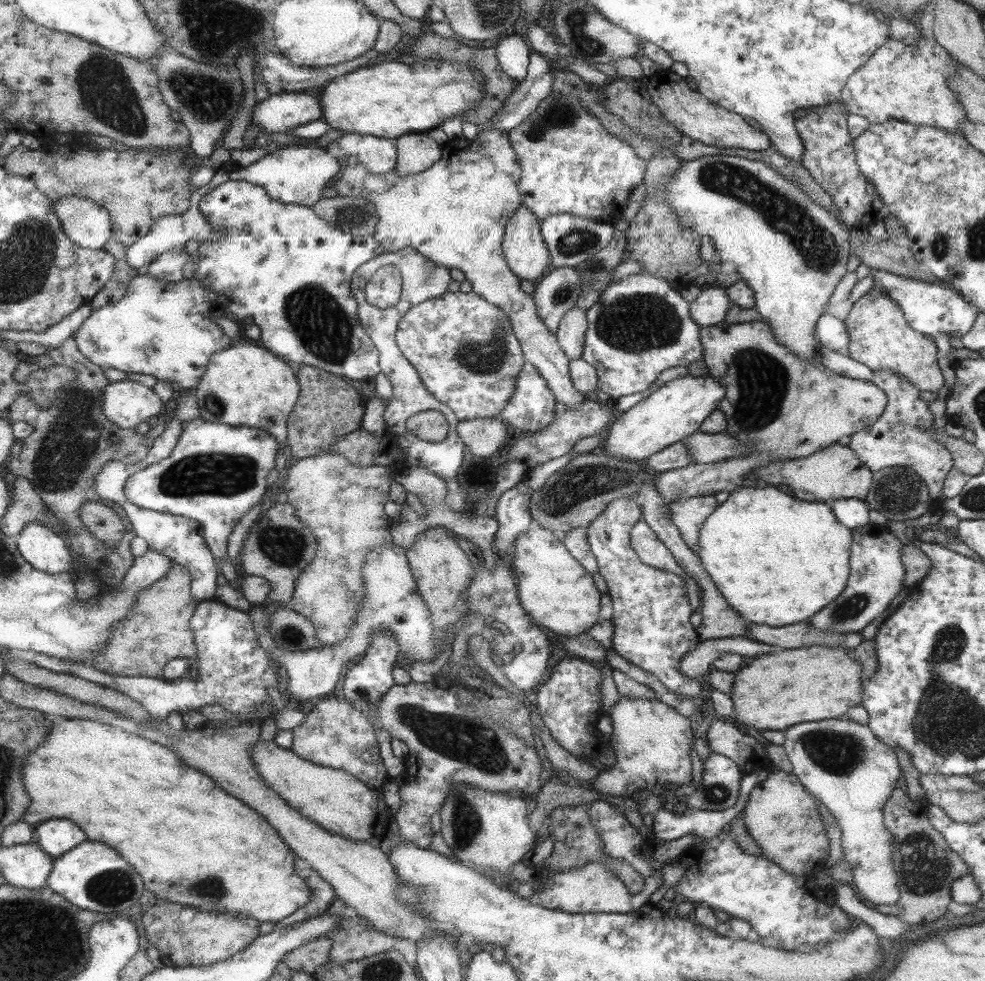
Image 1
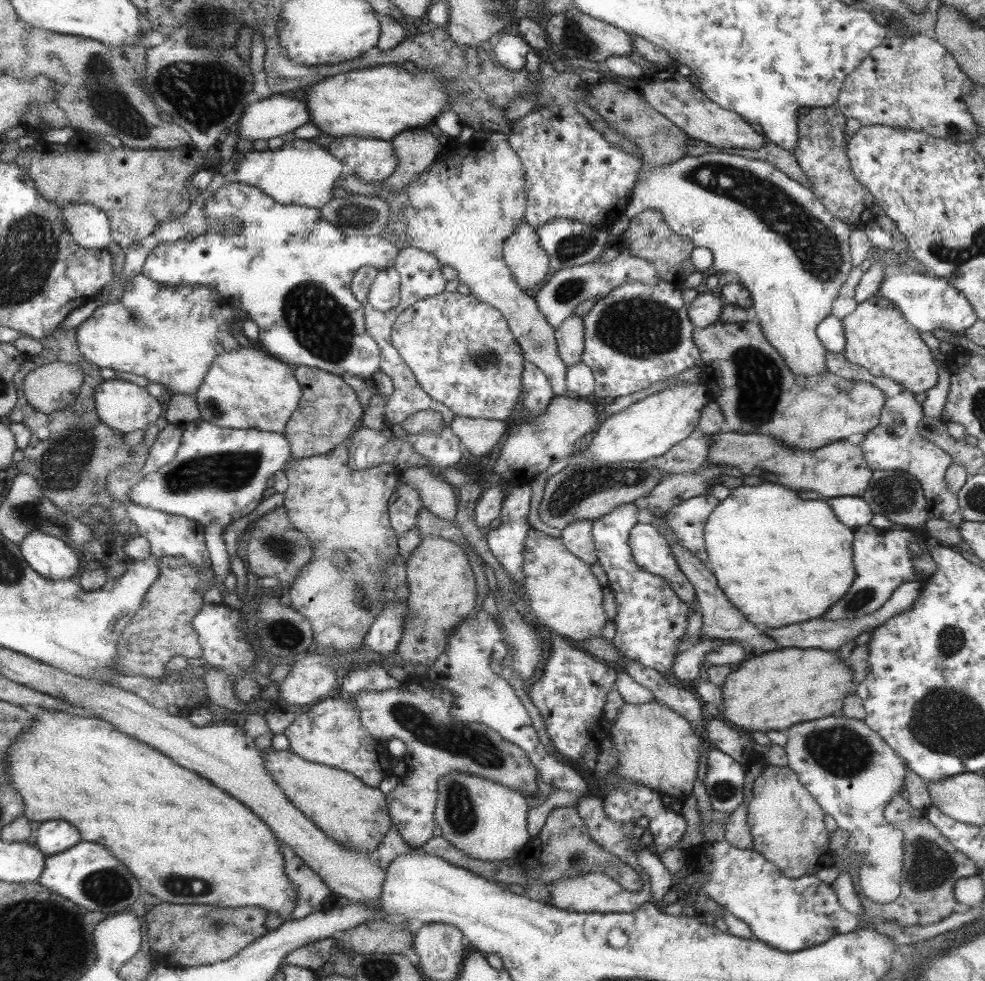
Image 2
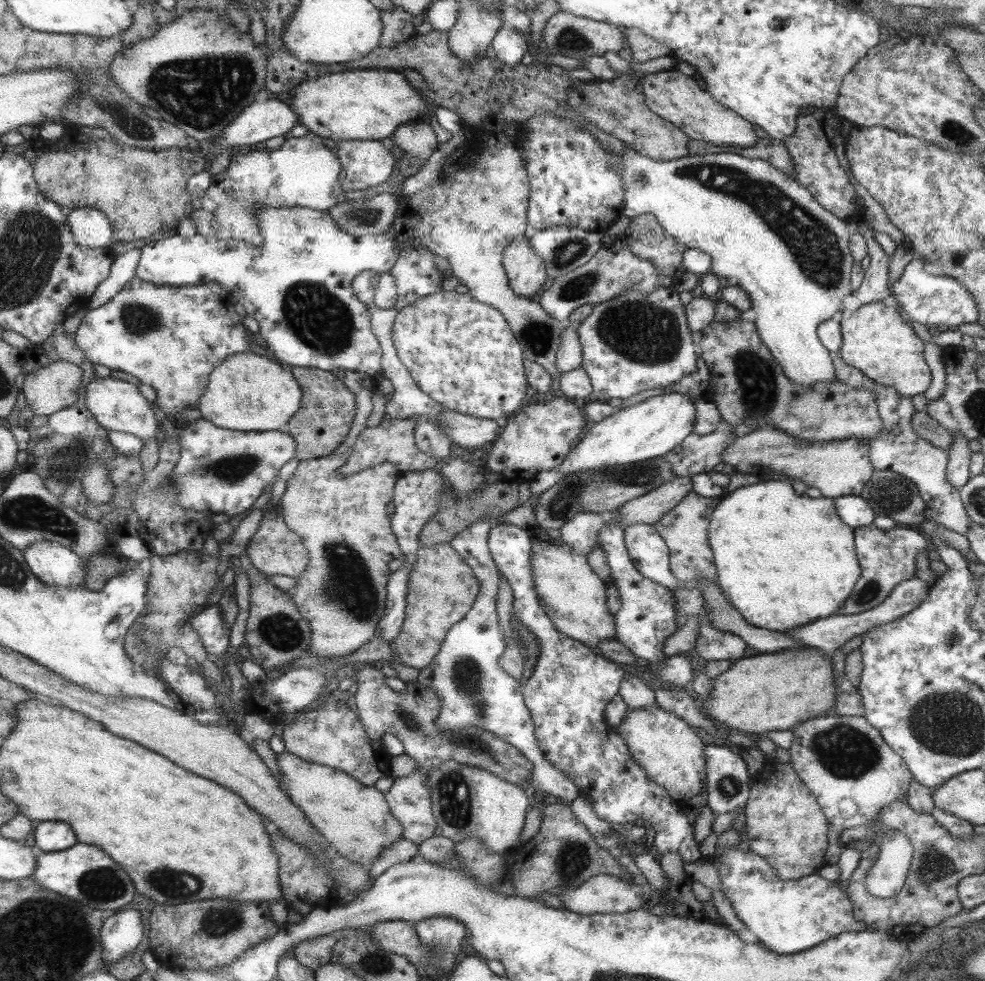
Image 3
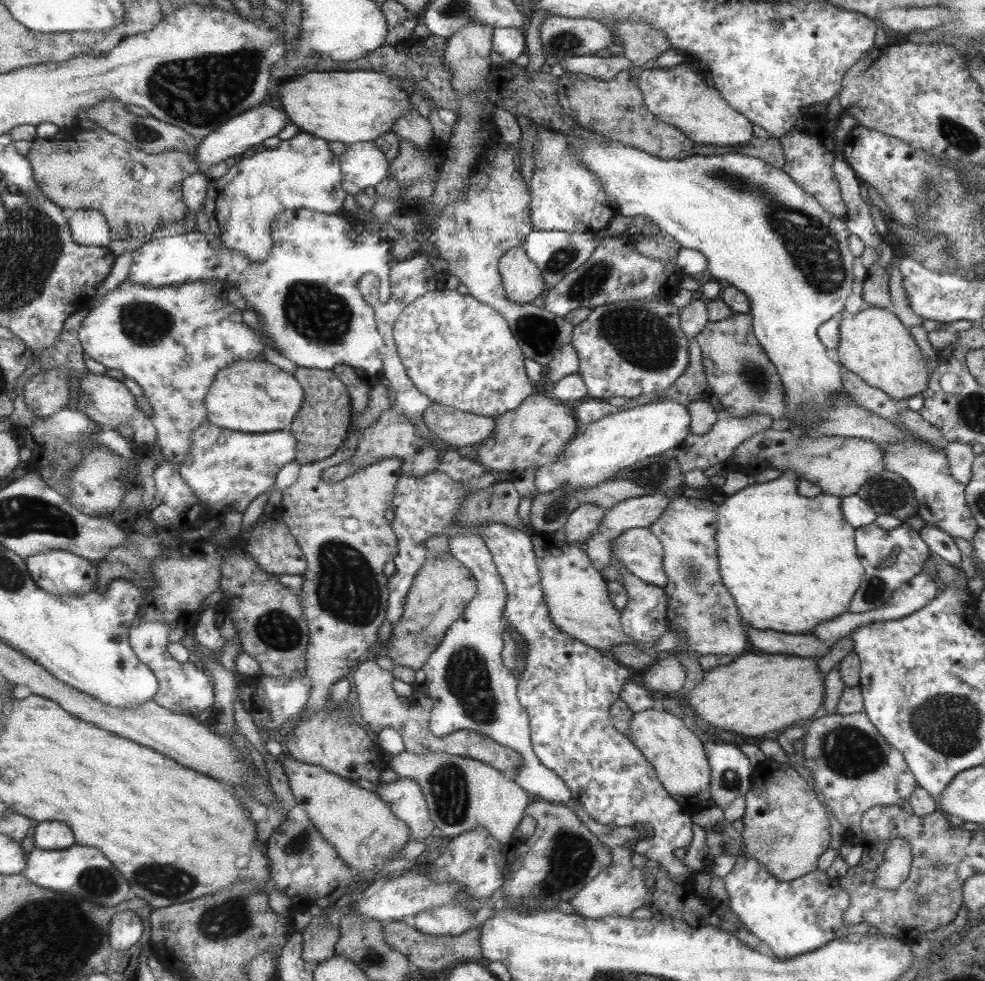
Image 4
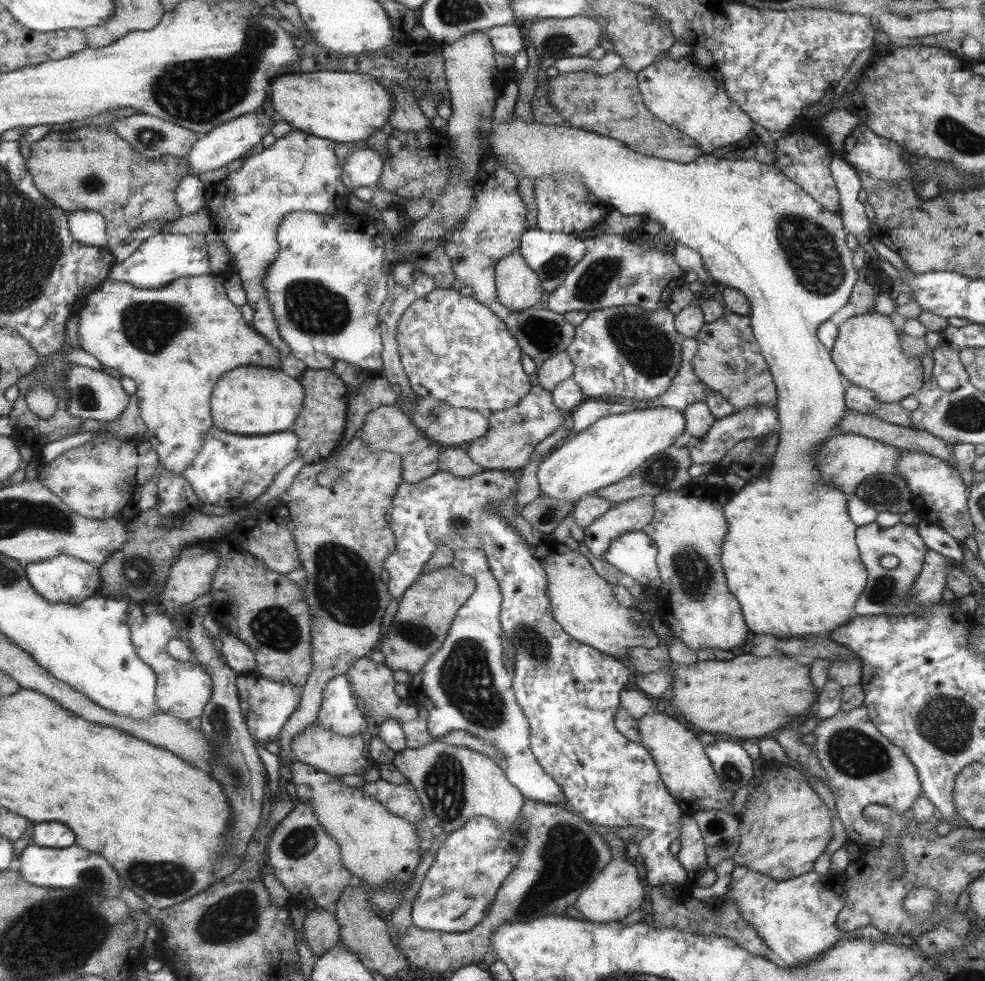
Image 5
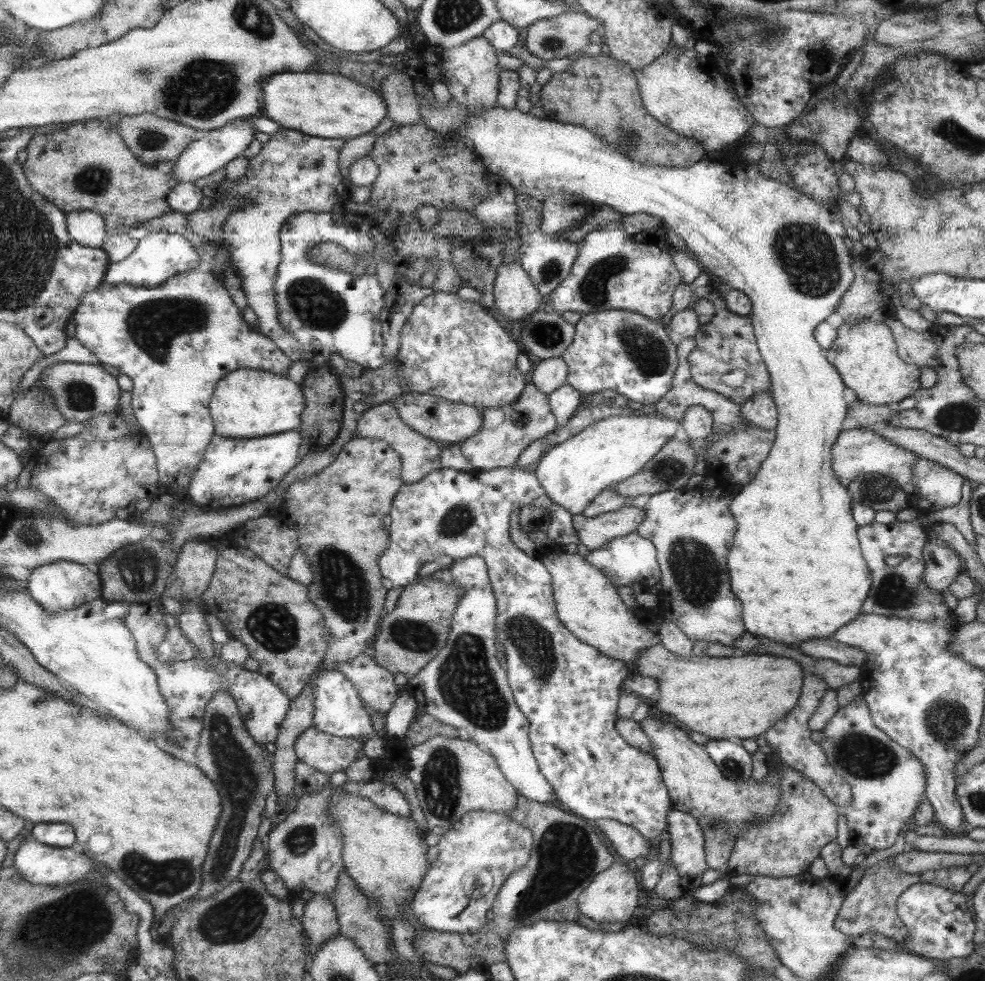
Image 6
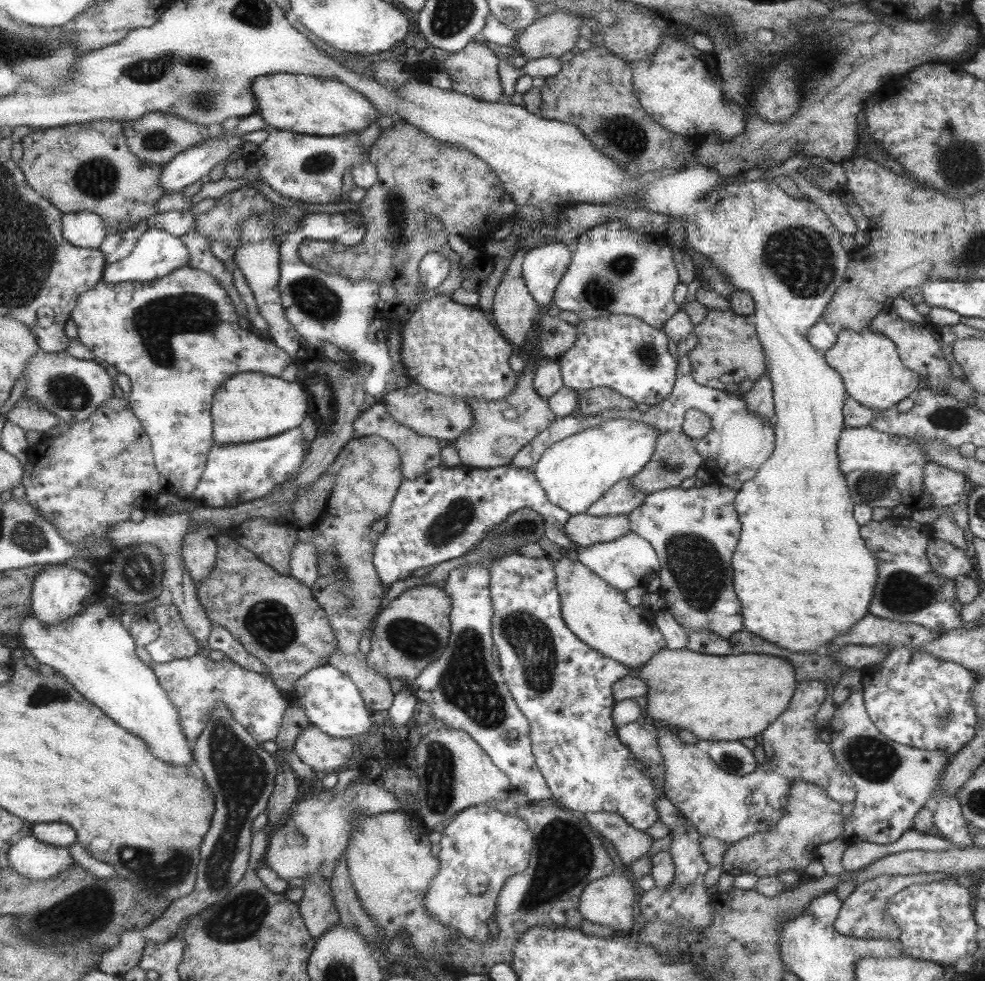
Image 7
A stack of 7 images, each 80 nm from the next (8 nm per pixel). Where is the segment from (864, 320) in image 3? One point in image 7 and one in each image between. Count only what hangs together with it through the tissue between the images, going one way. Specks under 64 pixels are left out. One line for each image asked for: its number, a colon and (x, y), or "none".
4: (874, 345)
5: (867, 351)
6: (864, 353)
7: (869, 365)

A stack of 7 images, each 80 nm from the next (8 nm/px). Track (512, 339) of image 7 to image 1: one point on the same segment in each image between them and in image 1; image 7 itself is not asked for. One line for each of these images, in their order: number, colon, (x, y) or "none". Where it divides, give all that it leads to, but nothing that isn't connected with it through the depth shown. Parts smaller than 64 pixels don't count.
1: (524, 248)
2: (522, 253)
3: (525, 270)
4: (522, 281)
5: (518, 288)
6: (515, 296)

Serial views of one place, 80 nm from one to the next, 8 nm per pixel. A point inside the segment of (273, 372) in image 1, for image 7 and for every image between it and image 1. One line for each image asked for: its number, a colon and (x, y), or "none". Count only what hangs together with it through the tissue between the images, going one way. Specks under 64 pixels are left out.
2: (245, 389)
3: (245, 392)
4: (257, 397)
5: (251, 402)
6: (246, 404)
7: (251, 406)

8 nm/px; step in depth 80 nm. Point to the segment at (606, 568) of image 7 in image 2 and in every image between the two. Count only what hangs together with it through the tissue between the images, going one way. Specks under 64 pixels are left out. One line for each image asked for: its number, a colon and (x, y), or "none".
2: (651, 551)
3: (649, 553)
4: (640, 552)
5: (634, 553)
6: (632, 558)

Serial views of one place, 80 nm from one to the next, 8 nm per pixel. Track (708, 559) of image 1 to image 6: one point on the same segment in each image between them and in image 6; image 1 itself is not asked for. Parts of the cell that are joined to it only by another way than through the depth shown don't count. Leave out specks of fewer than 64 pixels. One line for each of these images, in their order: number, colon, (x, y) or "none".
2: (780, 559)
3: (784, 560)
4: (770, 540)
5: (791, 555)
6: (796, 563)

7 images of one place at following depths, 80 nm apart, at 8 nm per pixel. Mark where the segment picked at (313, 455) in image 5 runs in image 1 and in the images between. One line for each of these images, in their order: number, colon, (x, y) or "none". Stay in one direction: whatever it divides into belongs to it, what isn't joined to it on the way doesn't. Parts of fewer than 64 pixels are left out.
1: (328, 407)
2: (328, 410)
3: (327, 408)
4: (322, 424)

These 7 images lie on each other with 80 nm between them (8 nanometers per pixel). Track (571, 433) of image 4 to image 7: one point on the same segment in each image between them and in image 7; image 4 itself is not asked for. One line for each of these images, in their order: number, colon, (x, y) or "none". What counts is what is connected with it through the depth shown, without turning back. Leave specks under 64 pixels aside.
5: (512, 433)
6: (507, 430)
7: (500, 429)

